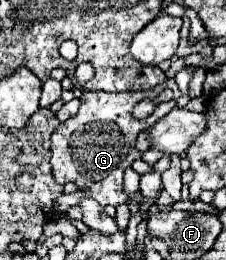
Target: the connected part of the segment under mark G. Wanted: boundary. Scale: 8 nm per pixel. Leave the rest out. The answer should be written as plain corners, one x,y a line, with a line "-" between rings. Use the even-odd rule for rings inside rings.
167,80
161,86
145,92
83,92
83,96
79,98
79,112
57,126
51,136
51,166
55,180
59,184
67,184
69,180
77,182
77,186
81,190
87,190
91,198
97,200
101,206
119,206
127,202
127,196
123,192
123,172
131,166
133,160
141,158
141,152
135,150
137,134
163,118
175,106
175,100
179,96
181,92
175,80
-
165,88
171,88
175,92
175,98
169,102
159,102
153,114
145,120
135,120
133,108
137,106
137,102
145,98
157,98

